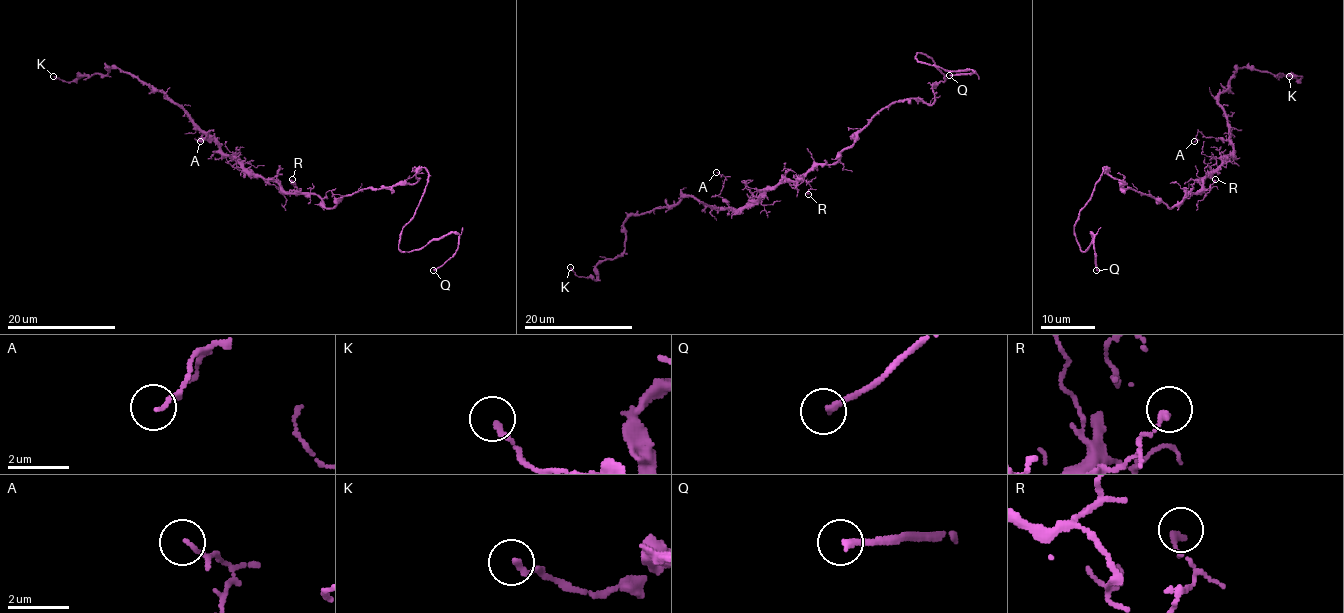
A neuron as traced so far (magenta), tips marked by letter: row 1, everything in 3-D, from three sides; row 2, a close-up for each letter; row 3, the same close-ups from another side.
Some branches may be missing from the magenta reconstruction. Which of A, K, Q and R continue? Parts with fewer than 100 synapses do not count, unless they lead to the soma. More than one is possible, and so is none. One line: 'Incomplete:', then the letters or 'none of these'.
Incomplete: Q

